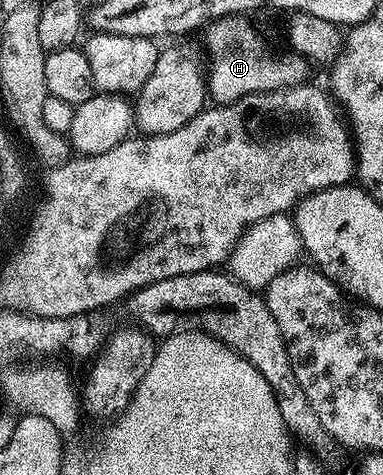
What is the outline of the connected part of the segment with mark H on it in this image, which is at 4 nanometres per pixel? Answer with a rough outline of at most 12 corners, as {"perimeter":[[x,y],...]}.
{"perimeter":[[246,16],[205,27],[209,97],[300,84],[308,64],[266,47]]}

